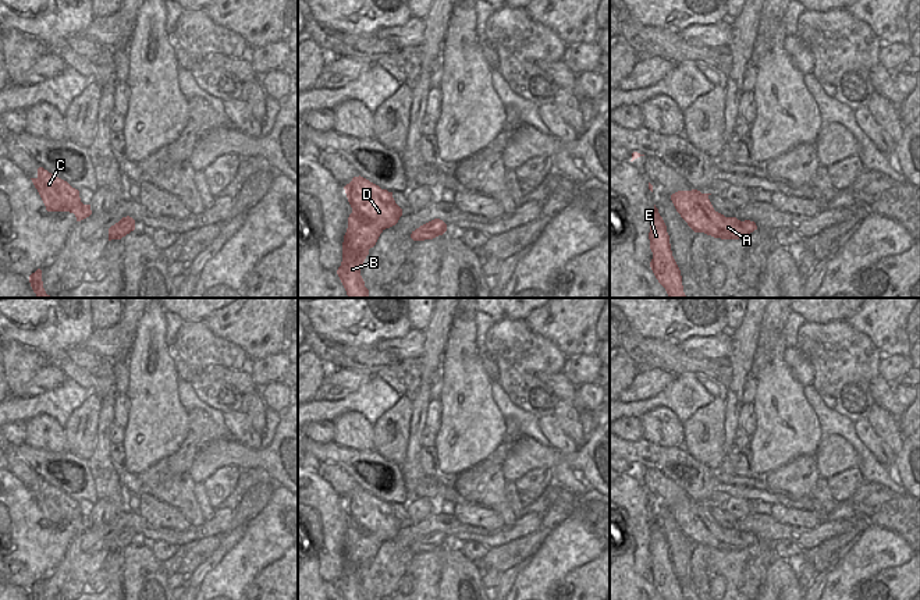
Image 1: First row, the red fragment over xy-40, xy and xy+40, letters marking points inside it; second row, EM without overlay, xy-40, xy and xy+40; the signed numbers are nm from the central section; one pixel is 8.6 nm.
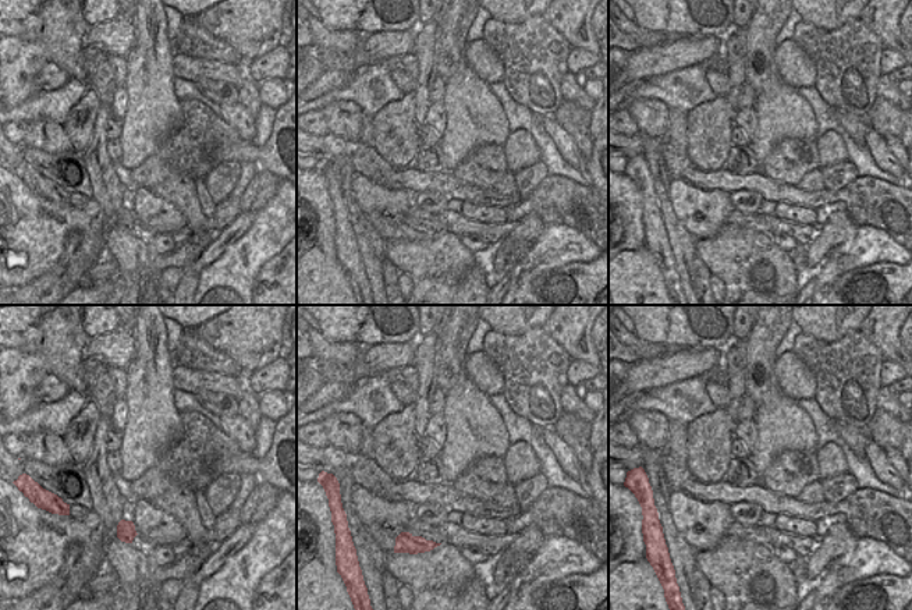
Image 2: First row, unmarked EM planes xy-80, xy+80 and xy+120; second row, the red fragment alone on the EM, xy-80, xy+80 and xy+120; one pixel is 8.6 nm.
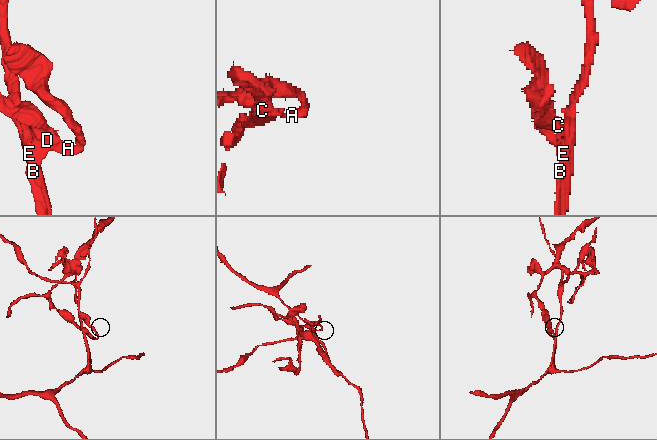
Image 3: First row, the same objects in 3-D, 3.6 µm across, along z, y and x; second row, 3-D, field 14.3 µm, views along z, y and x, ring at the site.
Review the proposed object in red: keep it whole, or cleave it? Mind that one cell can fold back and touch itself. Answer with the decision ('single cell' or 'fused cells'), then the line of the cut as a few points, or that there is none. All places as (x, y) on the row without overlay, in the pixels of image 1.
fused cells | xy (352, 522), (358, 524), (382, 543)

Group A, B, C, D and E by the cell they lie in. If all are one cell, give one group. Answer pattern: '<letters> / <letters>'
A C D / B E

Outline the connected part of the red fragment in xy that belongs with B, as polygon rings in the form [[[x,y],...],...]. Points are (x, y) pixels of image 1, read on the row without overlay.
[[[351,525],[342,554],[342,574],[337,586],[344,600],[366,600],[360,579],[383,543],[362,529]]]

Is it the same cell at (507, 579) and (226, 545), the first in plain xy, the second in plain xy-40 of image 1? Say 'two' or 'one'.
one

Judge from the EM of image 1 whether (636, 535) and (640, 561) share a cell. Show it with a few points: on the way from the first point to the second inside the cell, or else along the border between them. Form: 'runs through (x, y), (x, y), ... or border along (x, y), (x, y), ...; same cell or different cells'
runs through (639, 542), (640, 554); same cell

